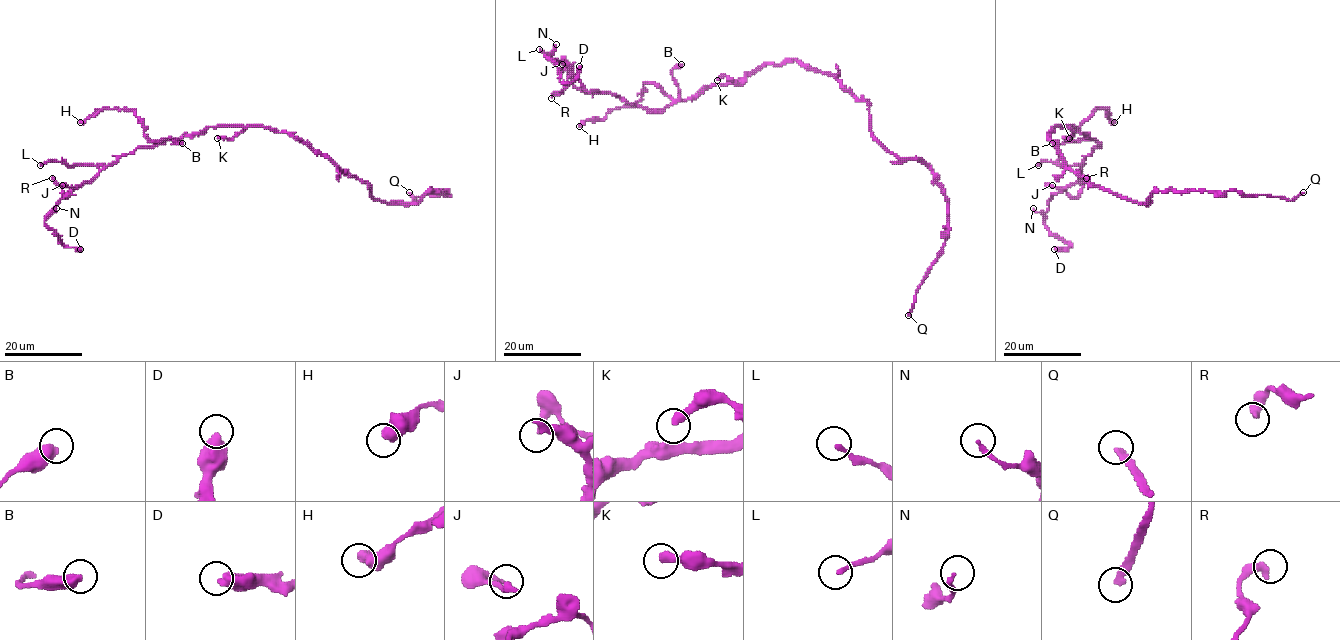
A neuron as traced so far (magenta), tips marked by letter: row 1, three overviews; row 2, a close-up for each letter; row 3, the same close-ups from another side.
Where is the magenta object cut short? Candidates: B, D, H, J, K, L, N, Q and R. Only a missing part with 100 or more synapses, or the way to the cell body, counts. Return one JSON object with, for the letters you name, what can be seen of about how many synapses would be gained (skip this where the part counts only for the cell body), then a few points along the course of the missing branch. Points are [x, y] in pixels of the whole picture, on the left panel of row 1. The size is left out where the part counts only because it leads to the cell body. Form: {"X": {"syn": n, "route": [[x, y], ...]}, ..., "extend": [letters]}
{"Q": {"syn": 250, "route": [[409, 192], [381, 146], [356, 138], [343, 154], [355, 157], [363, 142], [348, 93], [327, 65], [342, 27]]}, "extend": ["Q"]}

